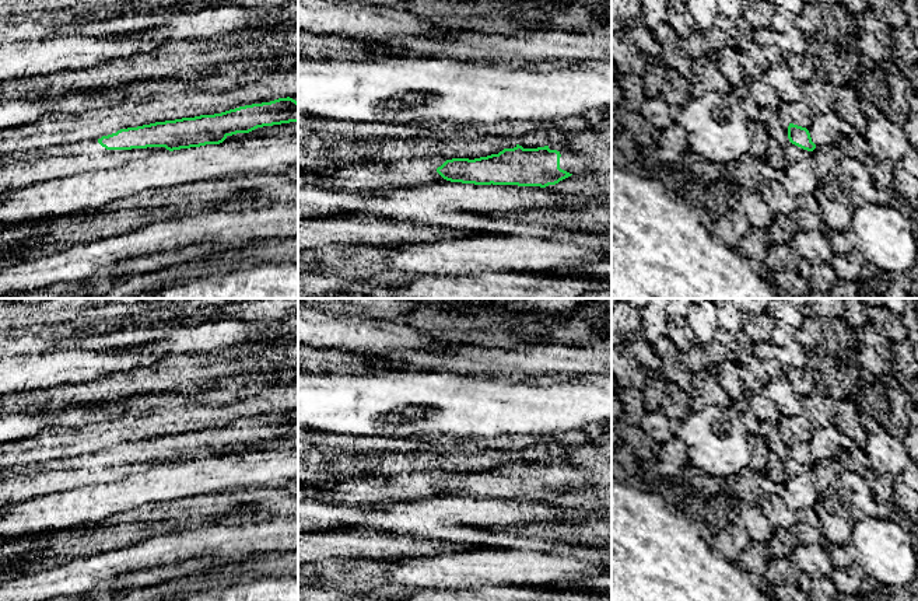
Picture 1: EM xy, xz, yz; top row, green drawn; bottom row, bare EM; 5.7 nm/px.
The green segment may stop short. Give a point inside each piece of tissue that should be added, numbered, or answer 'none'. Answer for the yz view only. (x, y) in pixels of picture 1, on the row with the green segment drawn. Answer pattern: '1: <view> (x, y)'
1: yz (794, 154)

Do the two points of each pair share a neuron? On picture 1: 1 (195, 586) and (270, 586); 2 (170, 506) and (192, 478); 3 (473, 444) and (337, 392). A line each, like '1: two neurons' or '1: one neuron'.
1: two neurons
2: two neurons
3: two neurons

